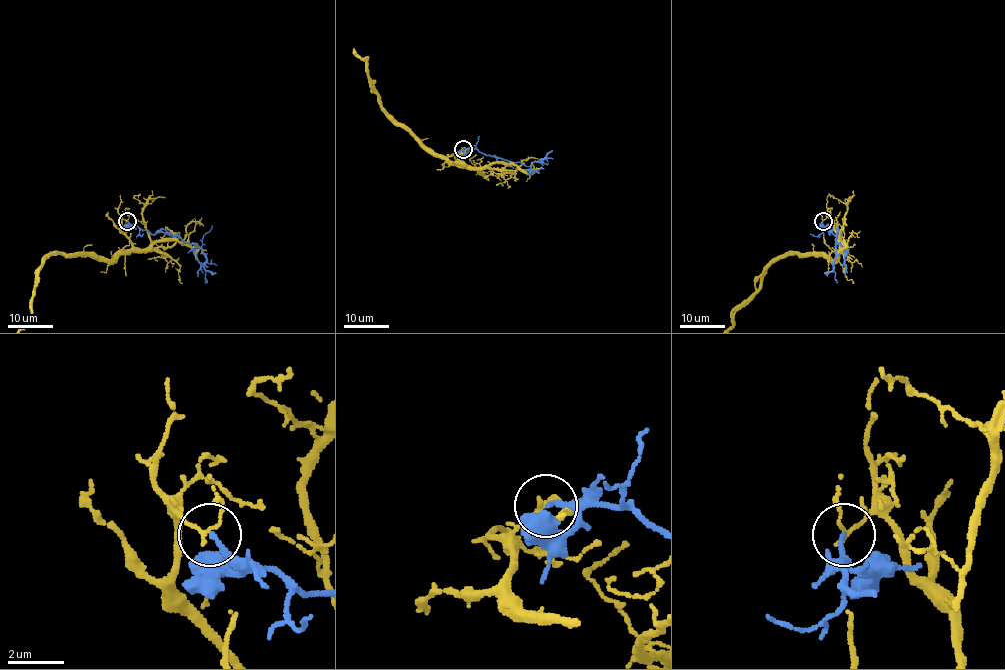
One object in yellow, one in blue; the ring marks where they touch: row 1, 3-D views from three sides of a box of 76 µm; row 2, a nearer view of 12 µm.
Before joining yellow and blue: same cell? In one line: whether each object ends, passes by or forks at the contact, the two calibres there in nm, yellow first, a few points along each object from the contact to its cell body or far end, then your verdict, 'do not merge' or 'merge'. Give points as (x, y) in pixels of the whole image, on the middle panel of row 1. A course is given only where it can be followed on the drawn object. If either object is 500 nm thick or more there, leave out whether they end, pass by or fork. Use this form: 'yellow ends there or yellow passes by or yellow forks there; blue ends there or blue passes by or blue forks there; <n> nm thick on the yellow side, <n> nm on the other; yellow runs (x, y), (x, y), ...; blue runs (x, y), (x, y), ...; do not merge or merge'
yellow passes by; blue ends there; 110 nm thick on the yellow side, 160 nm on the other; blue runs (462, 149), (477, 149), (526, 166), (540, 159), (543, 162); do not merge

